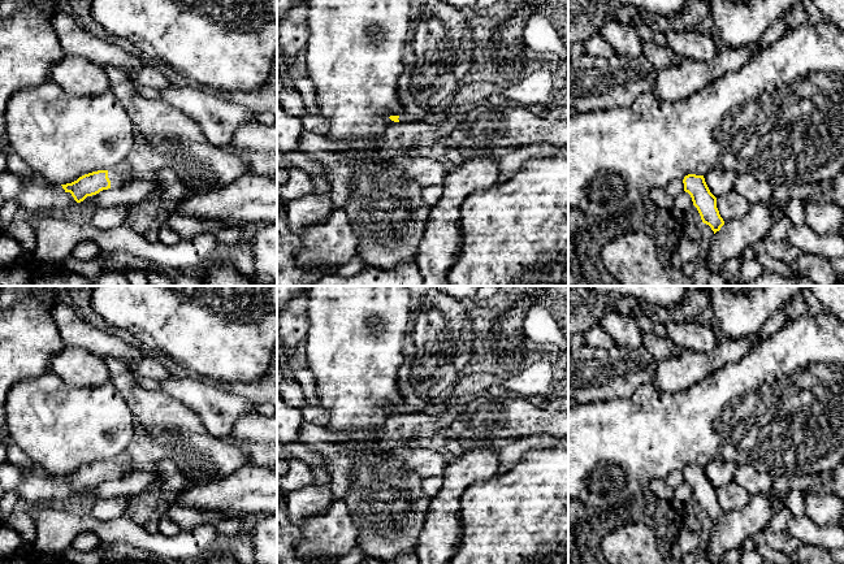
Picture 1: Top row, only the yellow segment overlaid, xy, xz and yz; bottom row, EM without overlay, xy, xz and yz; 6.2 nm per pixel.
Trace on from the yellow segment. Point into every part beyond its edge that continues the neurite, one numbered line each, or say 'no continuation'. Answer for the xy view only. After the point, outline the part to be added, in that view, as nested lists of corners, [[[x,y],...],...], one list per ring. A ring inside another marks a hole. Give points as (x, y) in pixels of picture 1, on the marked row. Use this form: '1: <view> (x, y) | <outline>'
1: xy (120, 176) | [[[127,160],[118,162],[114,168],[108,170],[111,188],[121,188],[134,181],[133,168]]]

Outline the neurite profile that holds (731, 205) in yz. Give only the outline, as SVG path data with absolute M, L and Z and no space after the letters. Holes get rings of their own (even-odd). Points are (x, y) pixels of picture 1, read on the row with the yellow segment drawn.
M735 191L717 198L717 208L723 221L732 221L745 216L750 207L752 204Z

